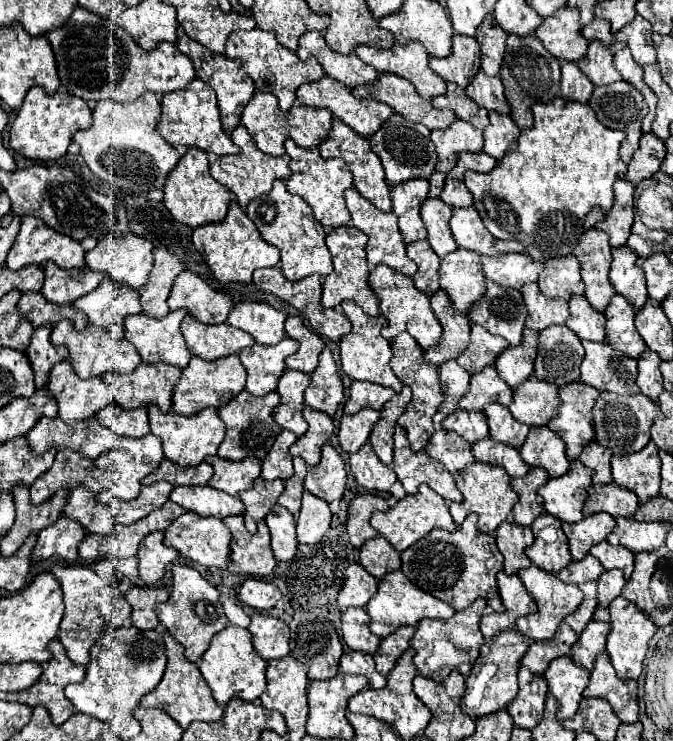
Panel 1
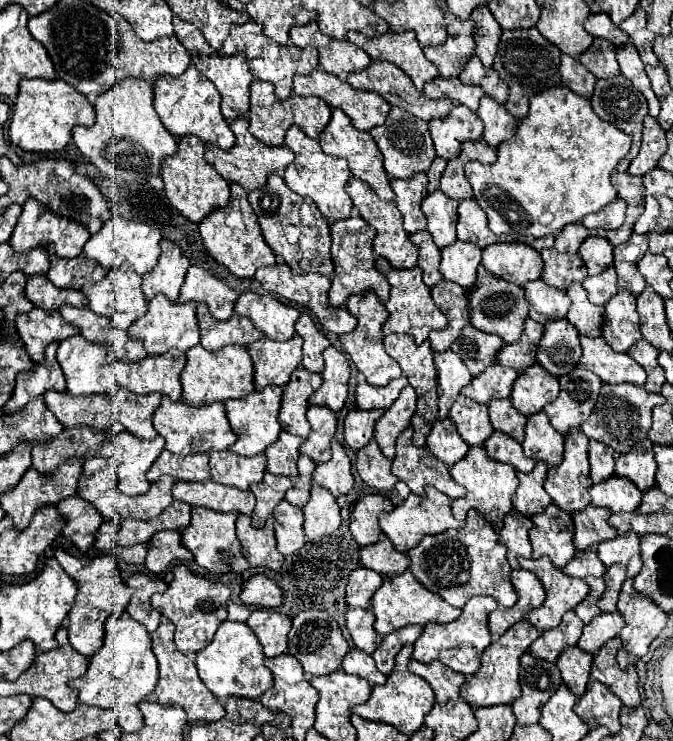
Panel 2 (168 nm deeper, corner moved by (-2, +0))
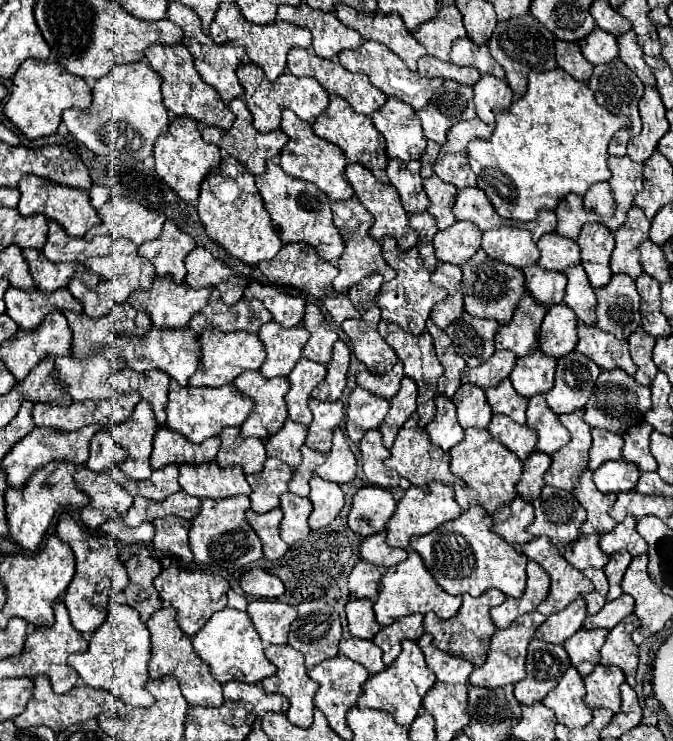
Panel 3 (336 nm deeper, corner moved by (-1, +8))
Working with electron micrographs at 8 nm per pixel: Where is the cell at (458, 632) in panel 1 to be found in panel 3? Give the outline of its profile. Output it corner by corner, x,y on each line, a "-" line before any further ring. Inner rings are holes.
488,589
488,593
480,595
480,597
470,597
470,595
464,595
462,597
462,607
458,611
456,617
452,619
440,619
438,615
432,615
432,613
426,613
424,615
424,627
426,631
434,637
434,645
446,653
452,653
456,657
462,657
462,659
468,659
474,667
480,667
484,665
486,661
486,655
488,655
488,645
490,645
490,639
496,631
496,625
492,623
492,617
490,617
490,609
494,605
502,605
506,595
498,589

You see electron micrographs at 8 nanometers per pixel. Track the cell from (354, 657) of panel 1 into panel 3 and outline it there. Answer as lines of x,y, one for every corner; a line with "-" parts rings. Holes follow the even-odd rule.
358,637
342,639
340,641
340,653
344,657
356,661
356,663
362,663
370,671
370,675
386,669
384,661
382,661
382,651
372,641
364,641
364,639
358,639

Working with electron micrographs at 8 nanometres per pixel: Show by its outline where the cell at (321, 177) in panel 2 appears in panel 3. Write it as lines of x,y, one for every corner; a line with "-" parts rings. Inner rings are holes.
282,111
282,131
290,137
290,141
280,153
280,167
284,169
284,173
304,181
312,181
326,195
330,195
332,201
346,201
354,195
345,175
346,155
340,151
340,147
314,135
312,127
302,121
294,111

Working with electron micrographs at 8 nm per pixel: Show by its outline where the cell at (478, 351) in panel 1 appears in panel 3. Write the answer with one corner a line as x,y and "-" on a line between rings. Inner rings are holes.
462,313
460,319
446,327
448,337
452,339
456,353
466,361
468,367
482,365
494,349
494,335
496,335
498,321
494,319
480,319
470,313

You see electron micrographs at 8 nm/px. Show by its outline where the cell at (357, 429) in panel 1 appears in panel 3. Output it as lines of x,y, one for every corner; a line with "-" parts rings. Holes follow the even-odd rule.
356,387
350,393
346,409
346,433
350,441
358,443
368,429
378,429
388,409
390,401
380,399
362,387

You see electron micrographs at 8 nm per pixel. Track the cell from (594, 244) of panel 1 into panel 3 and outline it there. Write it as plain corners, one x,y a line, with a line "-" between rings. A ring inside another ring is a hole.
588,223
582,227
578,245
582,249
582,267
594,289
608,285
612,277
610,253
614,249
612,231
602,223

